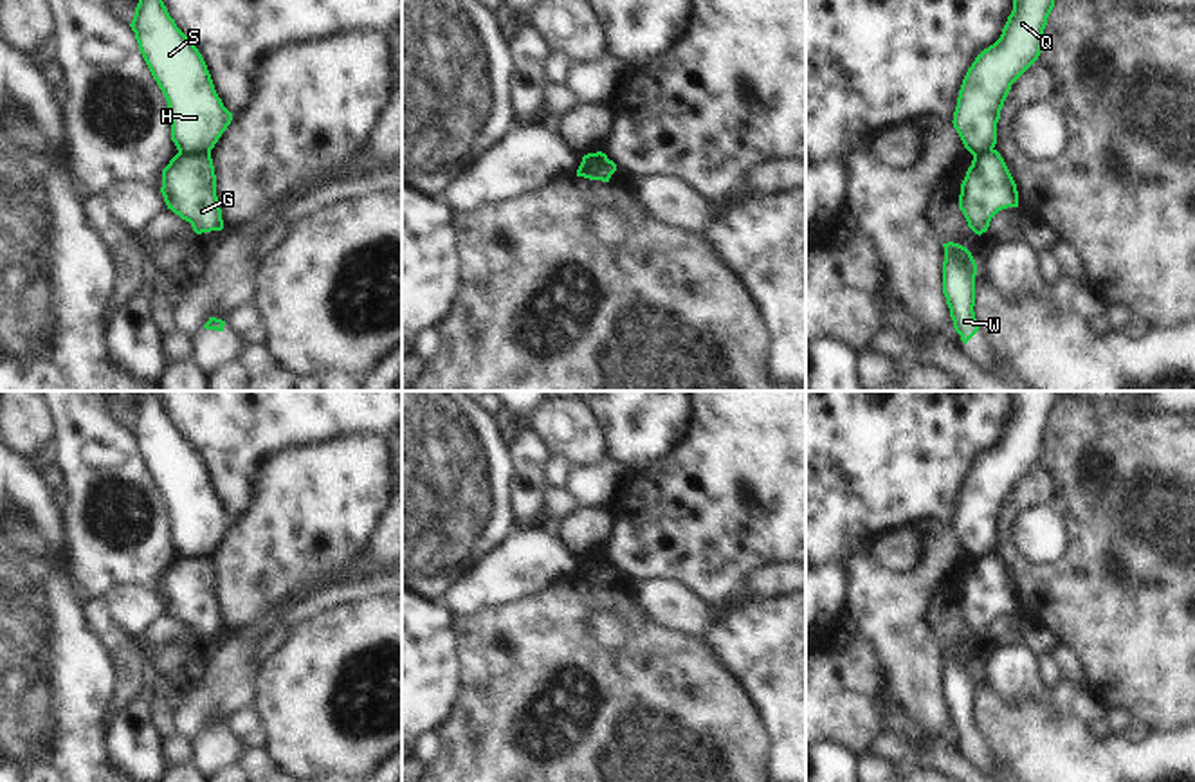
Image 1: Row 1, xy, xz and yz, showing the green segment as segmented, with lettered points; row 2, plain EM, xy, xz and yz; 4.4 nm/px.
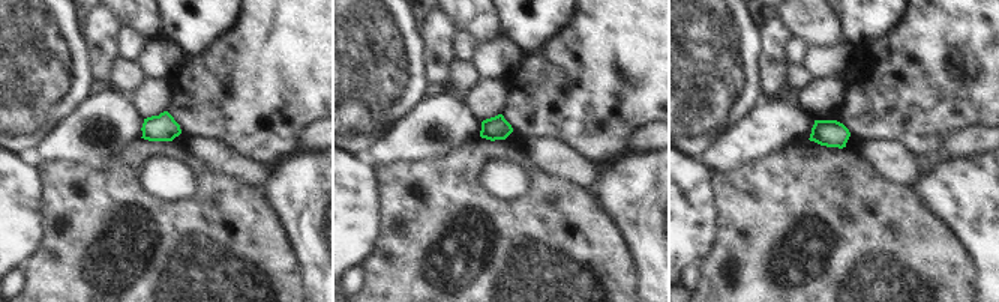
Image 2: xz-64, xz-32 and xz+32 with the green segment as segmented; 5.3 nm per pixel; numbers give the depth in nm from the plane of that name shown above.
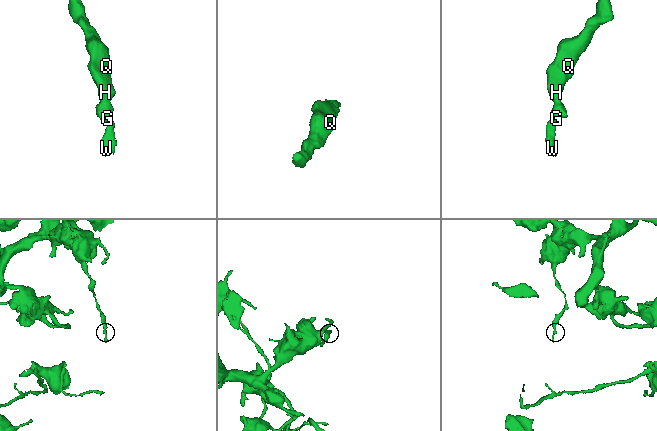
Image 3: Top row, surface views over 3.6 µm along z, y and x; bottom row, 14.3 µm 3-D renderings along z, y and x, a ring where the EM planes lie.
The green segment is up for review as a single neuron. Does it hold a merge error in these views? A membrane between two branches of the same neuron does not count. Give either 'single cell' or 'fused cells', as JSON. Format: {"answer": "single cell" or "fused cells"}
{"answer": "fused cells"}

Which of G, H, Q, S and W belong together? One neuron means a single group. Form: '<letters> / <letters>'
G W / H Q S

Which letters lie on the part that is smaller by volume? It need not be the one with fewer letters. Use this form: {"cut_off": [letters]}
{"cut_off": ["G", "W"]}

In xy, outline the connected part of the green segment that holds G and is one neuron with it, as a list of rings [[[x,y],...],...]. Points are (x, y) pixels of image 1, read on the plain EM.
[[[177,557],[162,573],[160,596],[168,613],[189,625],[196,638],[223,632],[211,557]]]

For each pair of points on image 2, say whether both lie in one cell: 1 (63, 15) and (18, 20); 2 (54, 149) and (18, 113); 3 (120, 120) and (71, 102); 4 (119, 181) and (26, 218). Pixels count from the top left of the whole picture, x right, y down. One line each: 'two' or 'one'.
1: one
2: two
3: two
4: two

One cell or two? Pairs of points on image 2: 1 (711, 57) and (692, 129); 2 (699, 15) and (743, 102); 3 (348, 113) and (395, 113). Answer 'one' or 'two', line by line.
1: one
2: one
3: one

